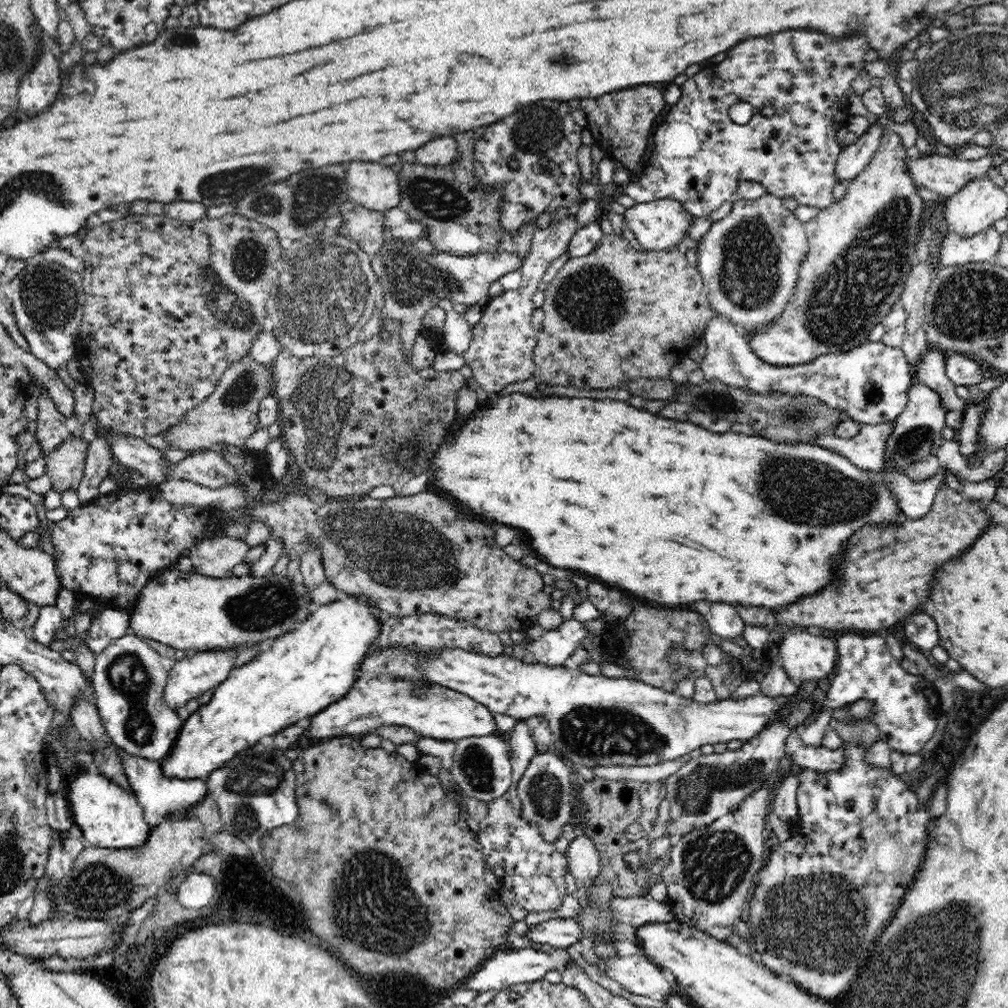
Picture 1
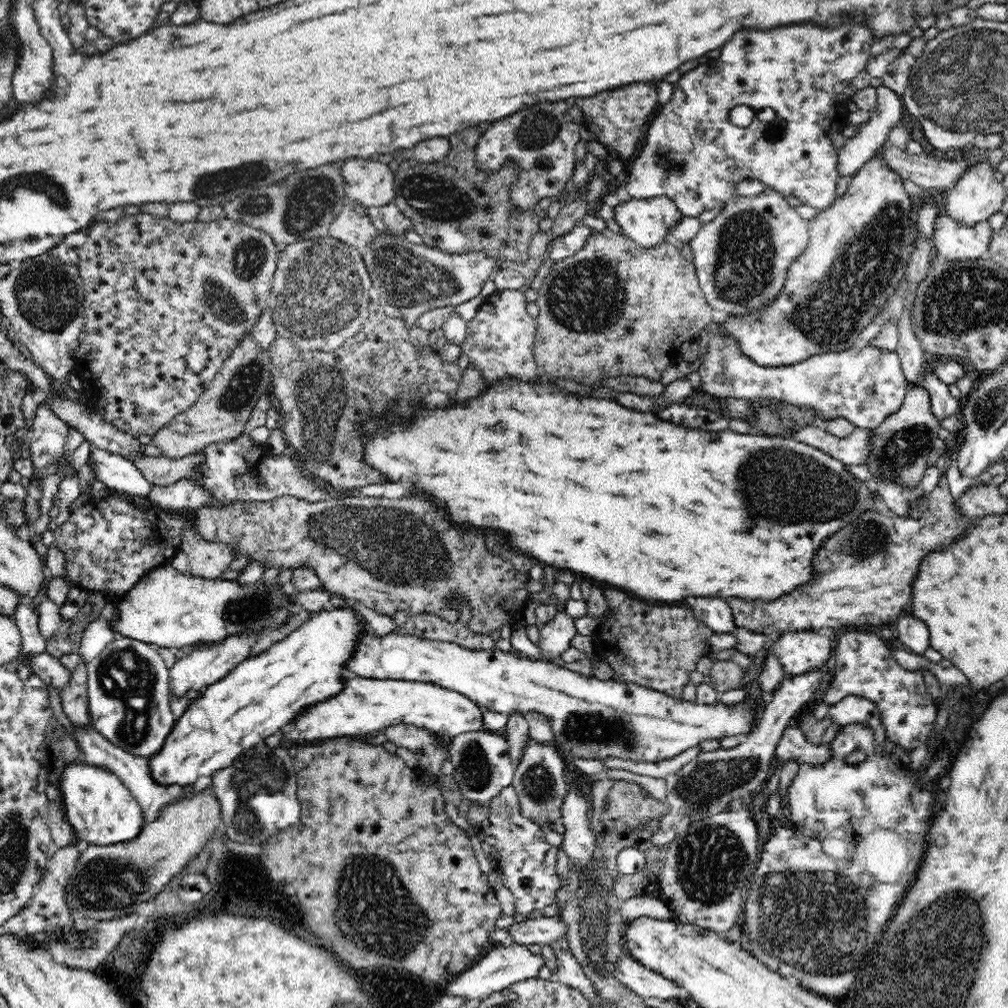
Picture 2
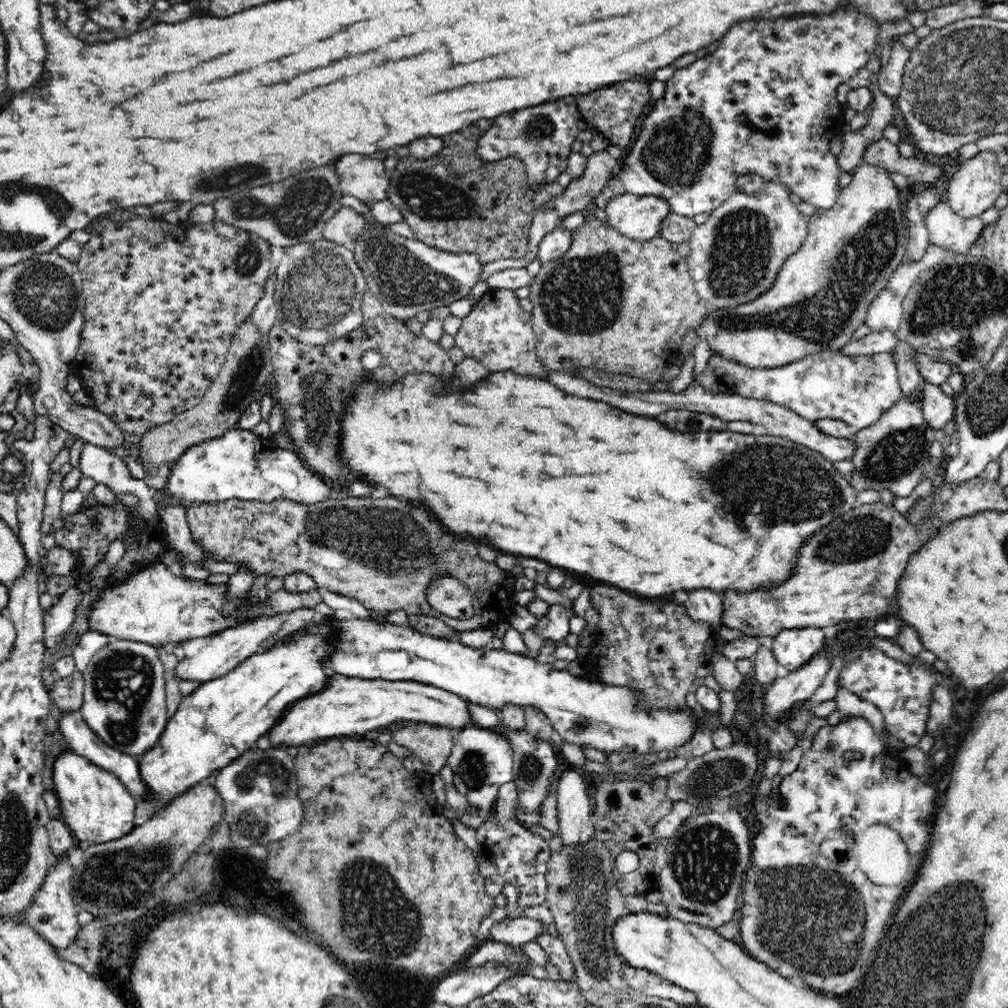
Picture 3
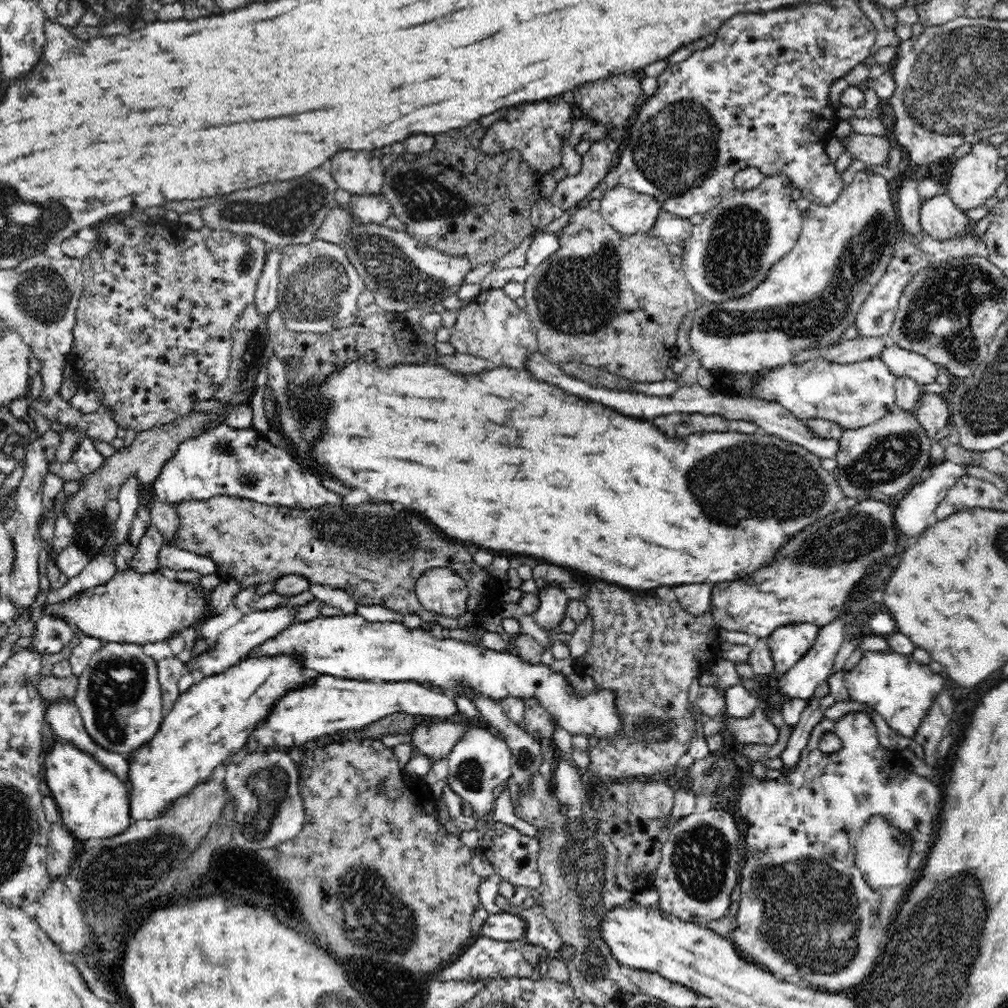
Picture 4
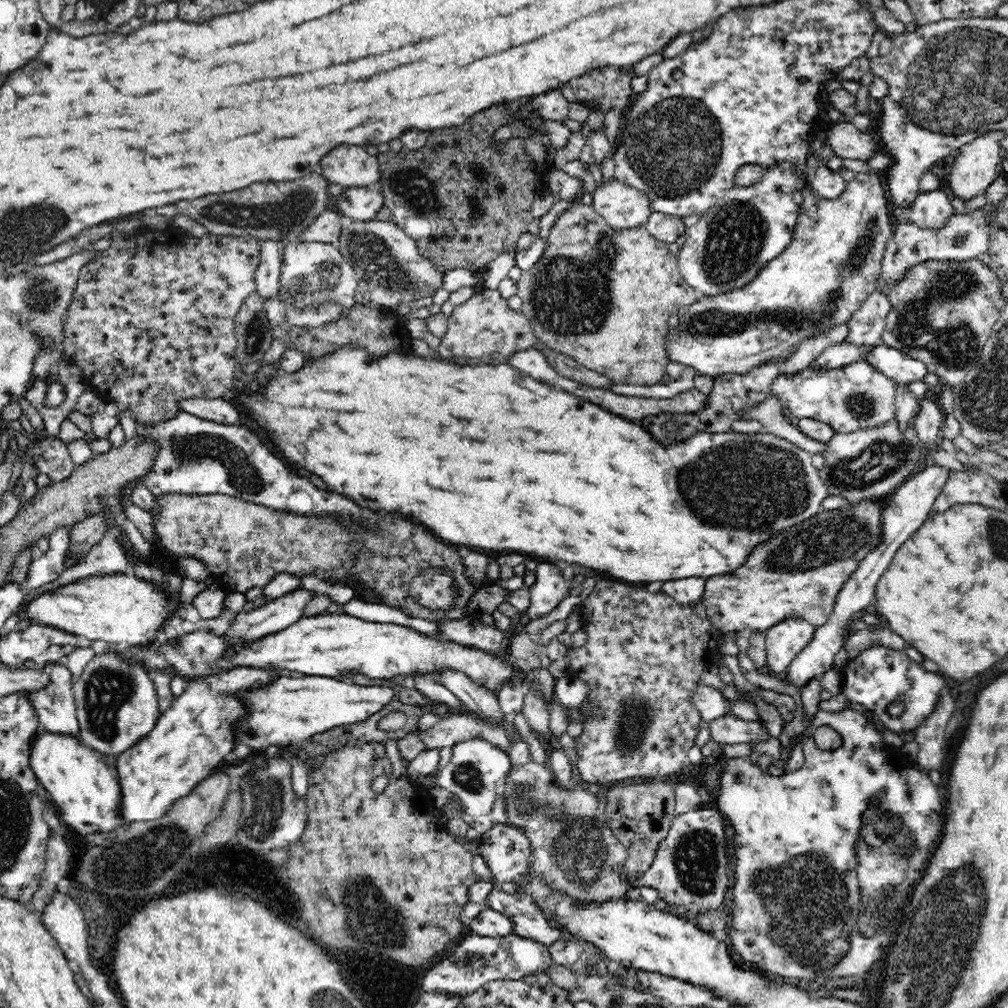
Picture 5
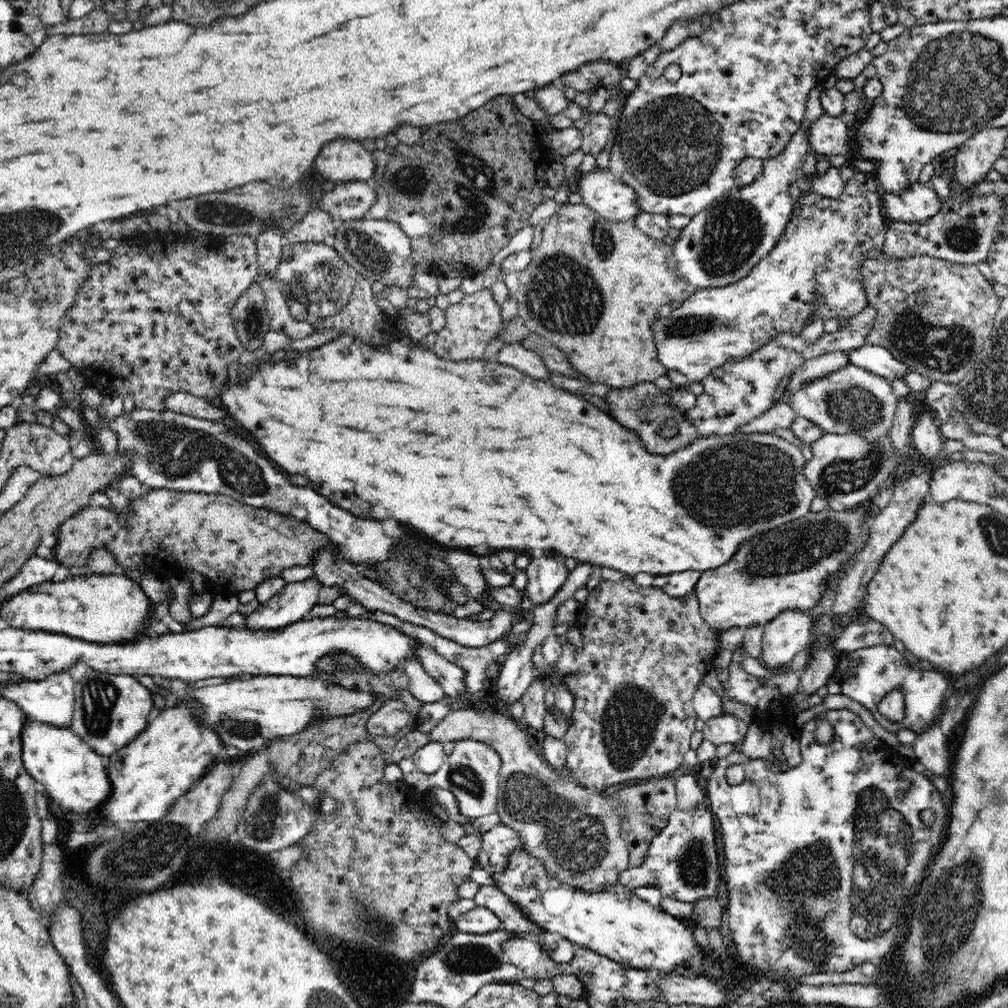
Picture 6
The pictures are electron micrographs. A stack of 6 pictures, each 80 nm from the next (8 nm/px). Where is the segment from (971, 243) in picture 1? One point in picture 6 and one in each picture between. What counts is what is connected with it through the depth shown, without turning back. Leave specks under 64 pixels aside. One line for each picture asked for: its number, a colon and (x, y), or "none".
2: (951, 239)
3: (946, 229)
4: (940, 218)
5: (931, 209)
6: (919, 203)

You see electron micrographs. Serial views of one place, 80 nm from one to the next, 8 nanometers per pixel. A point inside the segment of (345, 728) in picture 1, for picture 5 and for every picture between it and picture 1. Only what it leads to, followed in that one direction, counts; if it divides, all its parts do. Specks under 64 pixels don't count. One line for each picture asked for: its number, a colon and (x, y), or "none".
2: (368, 704)
3: (351, 705)
4: (333, 705)
5: (289, 712)

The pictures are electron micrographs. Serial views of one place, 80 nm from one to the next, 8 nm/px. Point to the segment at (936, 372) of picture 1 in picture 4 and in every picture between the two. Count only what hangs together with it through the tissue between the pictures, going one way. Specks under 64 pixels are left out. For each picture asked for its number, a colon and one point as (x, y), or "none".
2: (943, 405)
3: (938, 409)
4: (934, 413)

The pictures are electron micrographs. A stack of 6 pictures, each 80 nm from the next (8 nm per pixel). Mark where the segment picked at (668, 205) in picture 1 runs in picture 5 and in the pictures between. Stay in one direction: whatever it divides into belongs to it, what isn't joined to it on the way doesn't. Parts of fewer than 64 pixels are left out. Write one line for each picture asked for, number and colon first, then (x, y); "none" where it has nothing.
2: (647, 222)
3: (639, 218)
4: (627, 212)
5: (623, 208)

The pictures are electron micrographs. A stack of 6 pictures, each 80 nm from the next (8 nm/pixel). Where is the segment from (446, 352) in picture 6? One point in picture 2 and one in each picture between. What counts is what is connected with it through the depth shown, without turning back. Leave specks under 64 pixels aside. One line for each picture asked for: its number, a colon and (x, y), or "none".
2: (500, 339)
3: (498, 332)
4: (492, 327)
5: (485, 324)

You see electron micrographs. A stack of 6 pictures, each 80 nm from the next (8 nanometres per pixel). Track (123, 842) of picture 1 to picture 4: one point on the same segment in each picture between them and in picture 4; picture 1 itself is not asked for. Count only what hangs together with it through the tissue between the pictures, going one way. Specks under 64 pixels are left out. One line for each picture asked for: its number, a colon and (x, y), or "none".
2: (100, 808)
3: (97, 806)
4: (94, 803)

